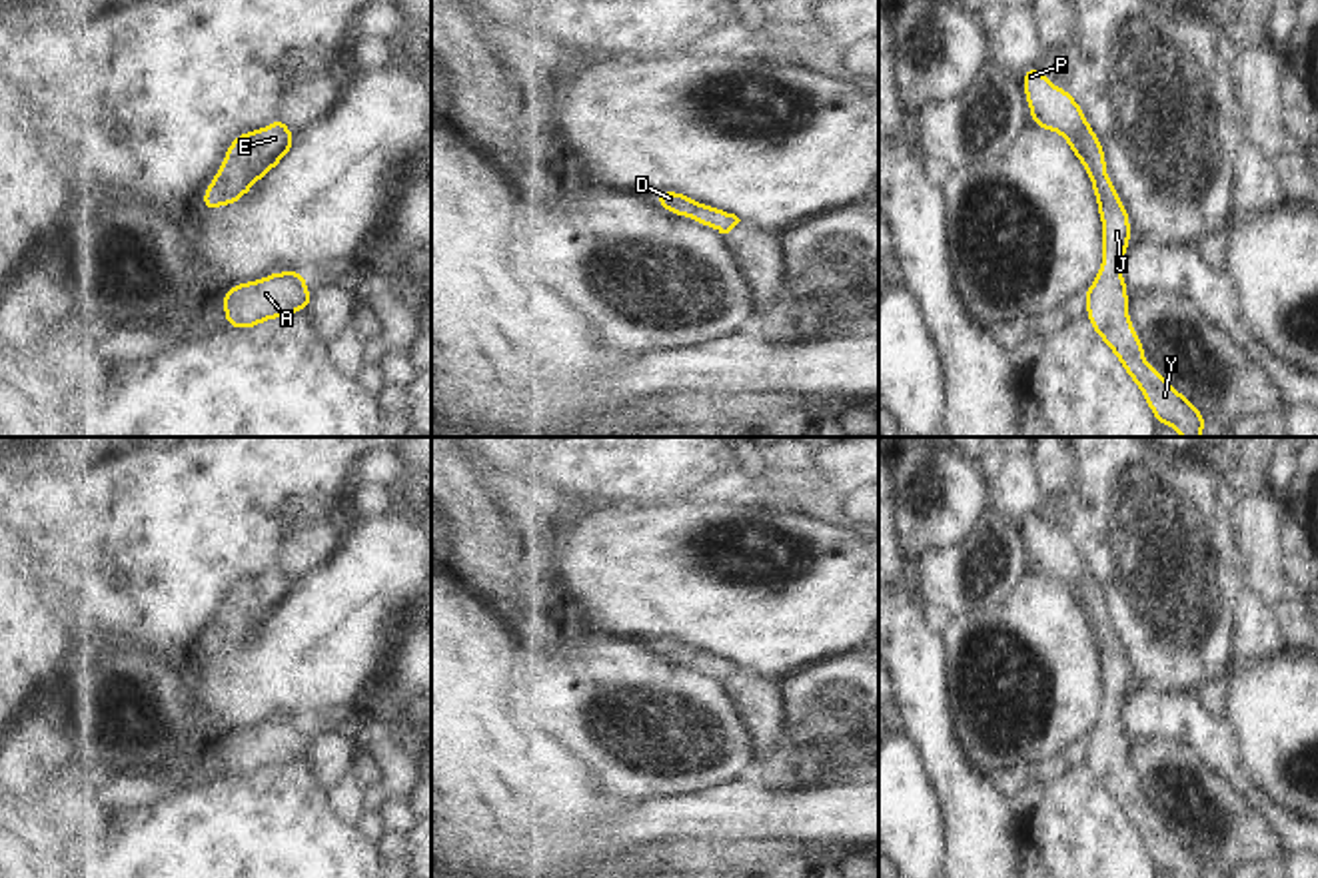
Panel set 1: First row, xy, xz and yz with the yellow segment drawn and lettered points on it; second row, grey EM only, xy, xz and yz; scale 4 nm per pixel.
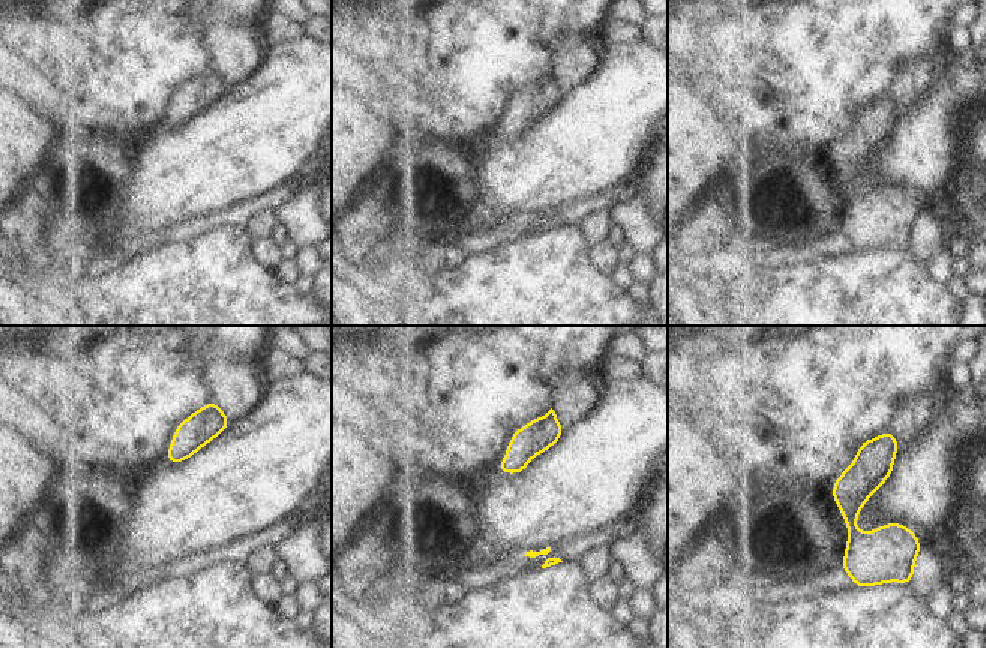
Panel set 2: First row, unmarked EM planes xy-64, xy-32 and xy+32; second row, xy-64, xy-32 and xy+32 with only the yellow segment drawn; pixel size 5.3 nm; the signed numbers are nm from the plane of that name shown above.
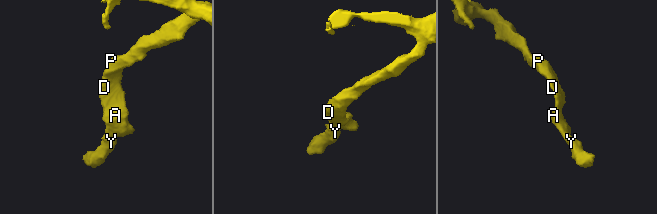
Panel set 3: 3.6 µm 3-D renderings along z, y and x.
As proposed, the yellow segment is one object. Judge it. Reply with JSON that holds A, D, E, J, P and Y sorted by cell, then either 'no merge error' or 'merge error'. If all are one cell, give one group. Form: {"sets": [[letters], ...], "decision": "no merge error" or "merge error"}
{"sets": [["A", "D", "E", "J", "P", "Y"]], "decision": "no merge error"}

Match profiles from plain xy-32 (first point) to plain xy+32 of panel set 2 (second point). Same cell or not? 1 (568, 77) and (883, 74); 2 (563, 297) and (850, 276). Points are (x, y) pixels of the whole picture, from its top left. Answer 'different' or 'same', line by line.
1: different
2: same

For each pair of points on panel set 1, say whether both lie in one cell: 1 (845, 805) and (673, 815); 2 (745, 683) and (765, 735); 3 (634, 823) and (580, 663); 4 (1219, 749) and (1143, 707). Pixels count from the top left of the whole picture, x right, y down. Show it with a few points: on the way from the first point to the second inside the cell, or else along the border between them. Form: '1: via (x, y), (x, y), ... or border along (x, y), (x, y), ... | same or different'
1: via (803, 813), (715, 815) | same
2: via (757, 695), (765, 711), (765, 723) | same
3: border along (675, 795), (654, 795), (630, 803) | different
4: via (1201, 731), (1179, 715), (1161, 713) | same

